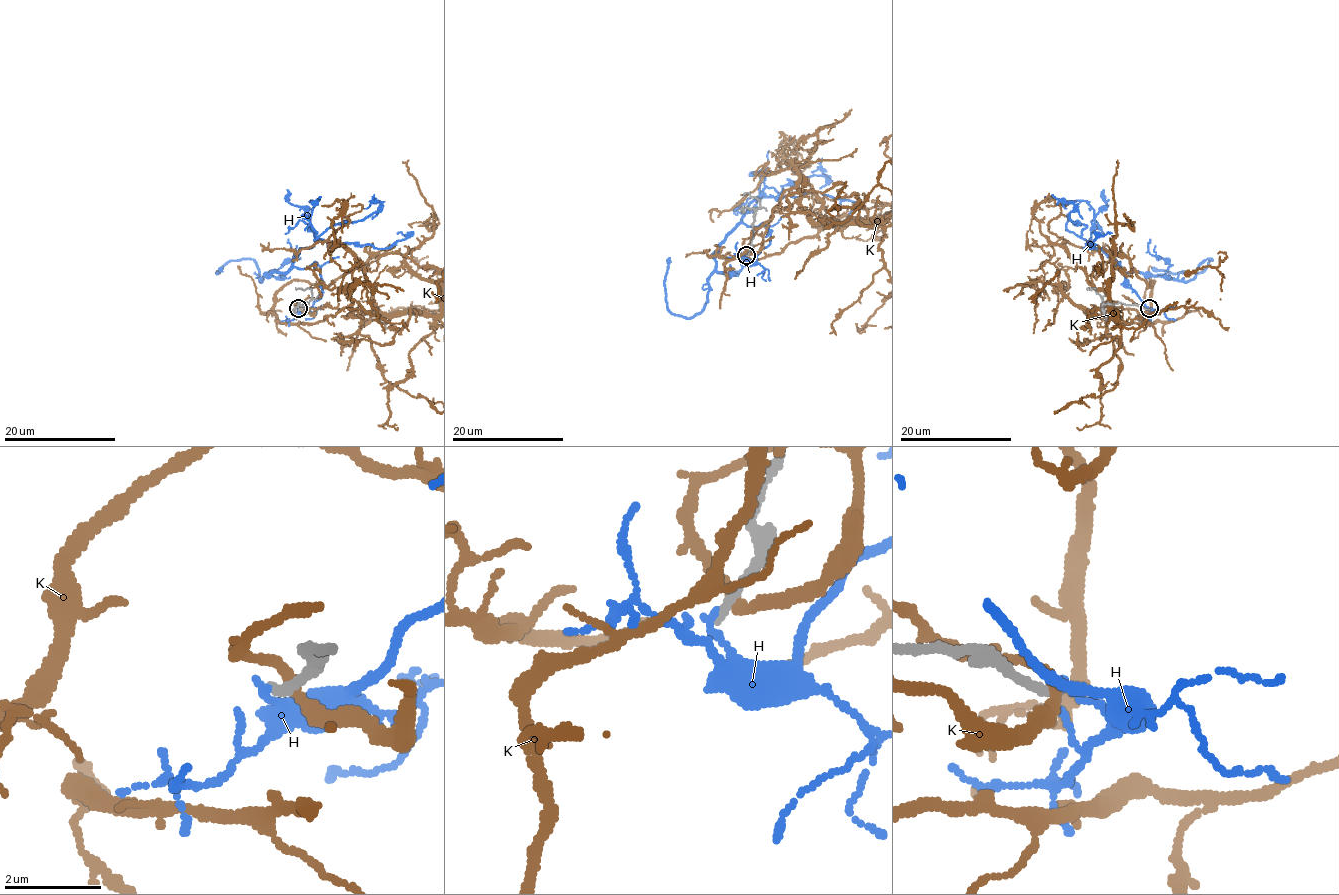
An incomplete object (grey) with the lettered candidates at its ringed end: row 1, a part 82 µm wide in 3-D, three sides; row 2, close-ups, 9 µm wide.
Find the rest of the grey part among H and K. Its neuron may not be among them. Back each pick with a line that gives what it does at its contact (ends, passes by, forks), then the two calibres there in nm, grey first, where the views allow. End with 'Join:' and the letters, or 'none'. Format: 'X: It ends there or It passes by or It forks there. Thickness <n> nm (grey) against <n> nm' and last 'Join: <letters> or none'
Join: none

